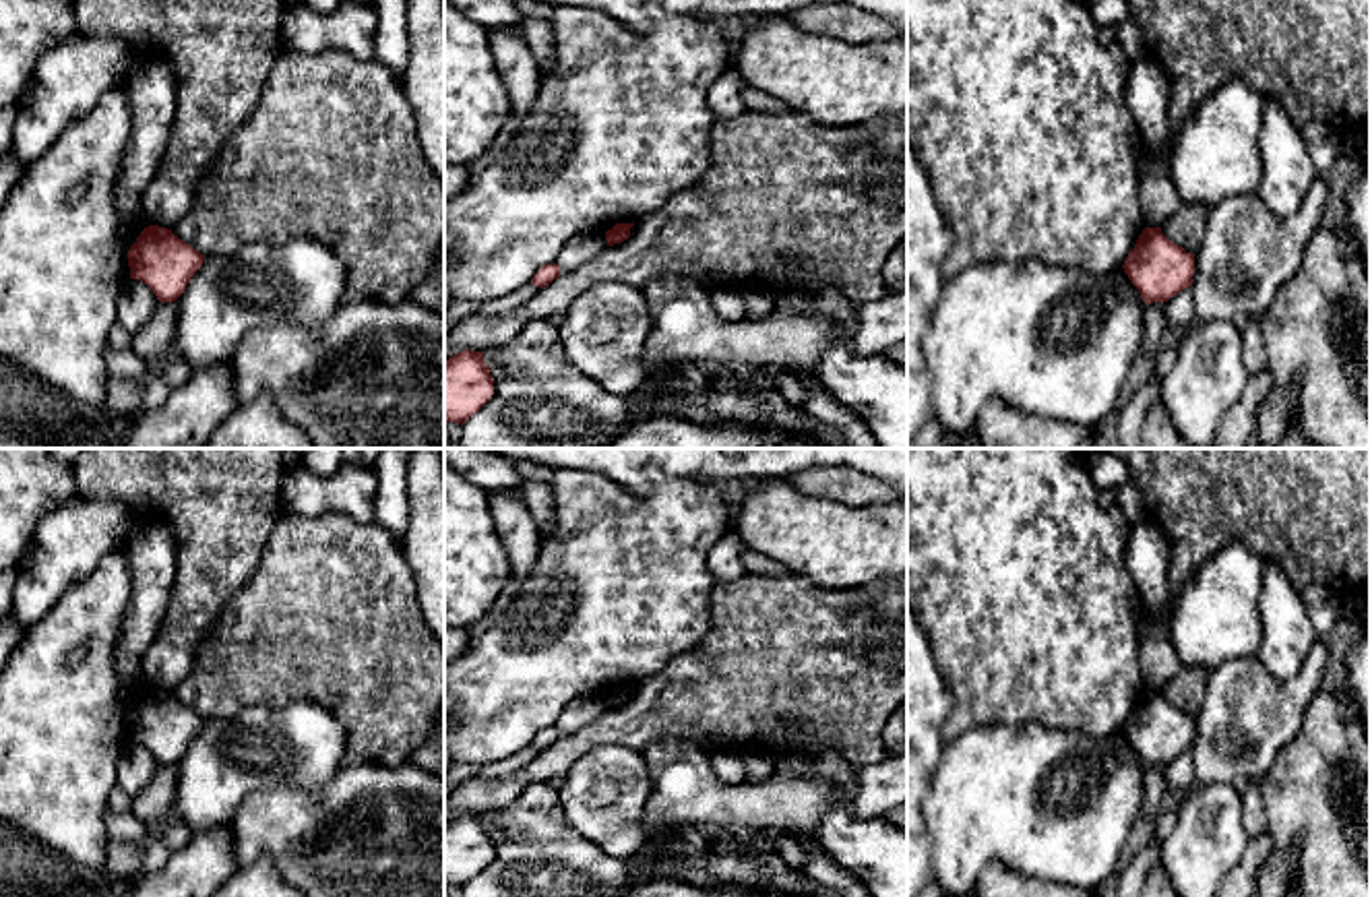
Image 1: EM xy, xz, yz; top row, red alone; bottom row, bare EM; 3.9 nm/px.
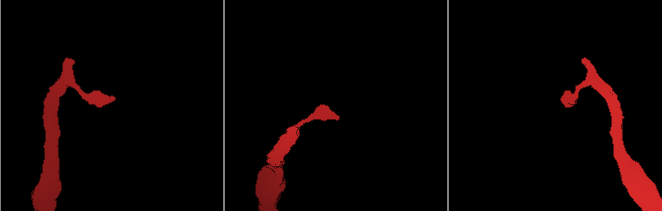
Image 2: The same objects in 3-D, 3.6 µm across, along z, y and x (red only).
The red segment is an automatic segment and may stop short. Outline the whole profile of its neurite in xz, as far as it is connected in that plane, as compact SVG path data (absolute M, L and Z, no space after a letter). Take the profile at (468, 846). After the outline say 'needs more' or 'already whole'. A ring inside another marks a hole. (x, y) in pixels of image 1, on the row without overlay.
M459 814L444 825L444 887L465 887L494 858L494 841L481 814Z | already whole

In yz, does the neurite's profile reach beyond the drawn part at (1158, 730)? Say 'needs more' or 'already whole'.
already whole

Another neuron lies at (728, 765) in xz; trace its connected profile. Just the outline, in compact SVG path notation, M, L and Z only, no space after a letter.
M736 750L711 752L711 767L721 783L742 783L746 769L744 759Z

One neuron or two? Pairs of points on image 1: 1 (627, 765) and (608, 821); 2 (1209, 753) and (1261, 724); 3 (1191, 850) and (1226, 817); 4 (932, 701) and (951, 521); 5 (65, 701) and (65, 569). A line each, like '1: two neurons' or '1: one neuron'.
1: one neuron
2: one neuron
3: one neuron
4: two neurons
5: two neurons

